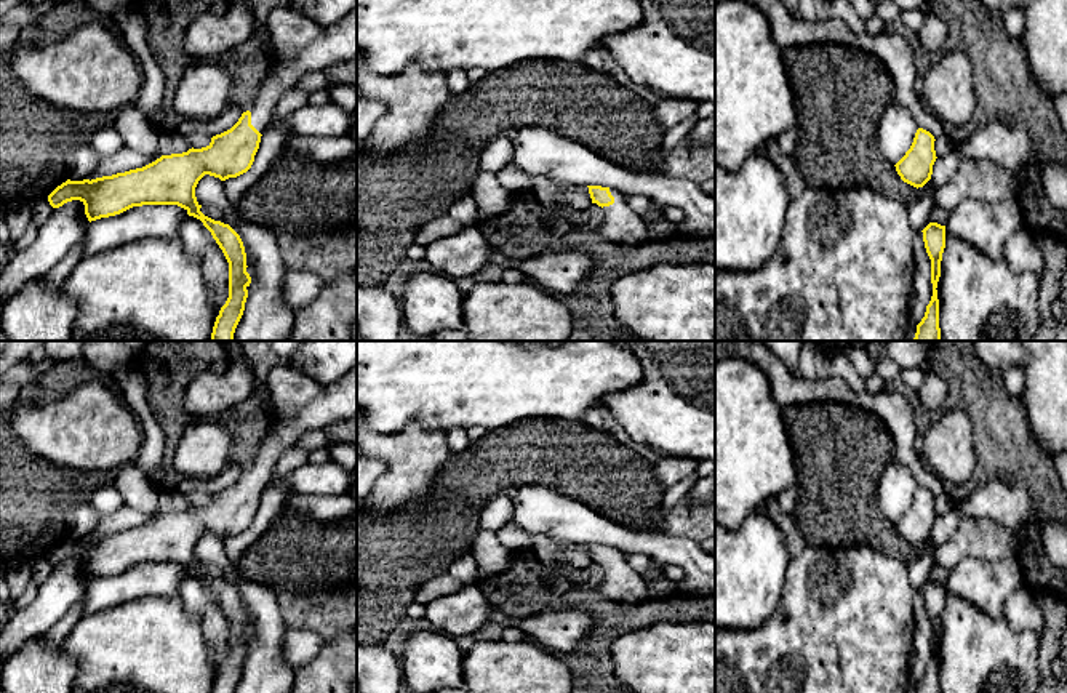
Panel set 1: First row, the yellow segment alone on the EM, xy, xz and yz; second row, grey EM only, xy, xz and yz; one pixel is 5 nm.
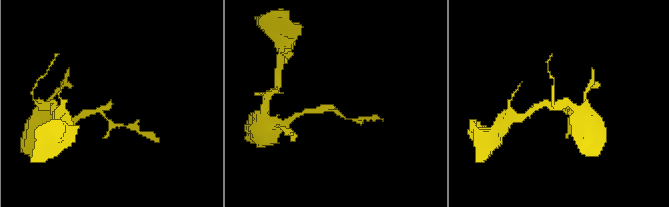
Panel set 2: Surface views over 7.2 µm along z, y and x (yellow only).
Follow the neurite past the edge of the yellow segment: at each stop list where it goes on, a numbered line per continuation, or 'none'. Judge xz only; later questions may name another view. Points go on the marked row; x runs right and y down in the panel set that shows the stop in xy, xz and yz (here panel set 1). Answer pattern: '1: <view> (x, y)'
1: xz (621, 224)

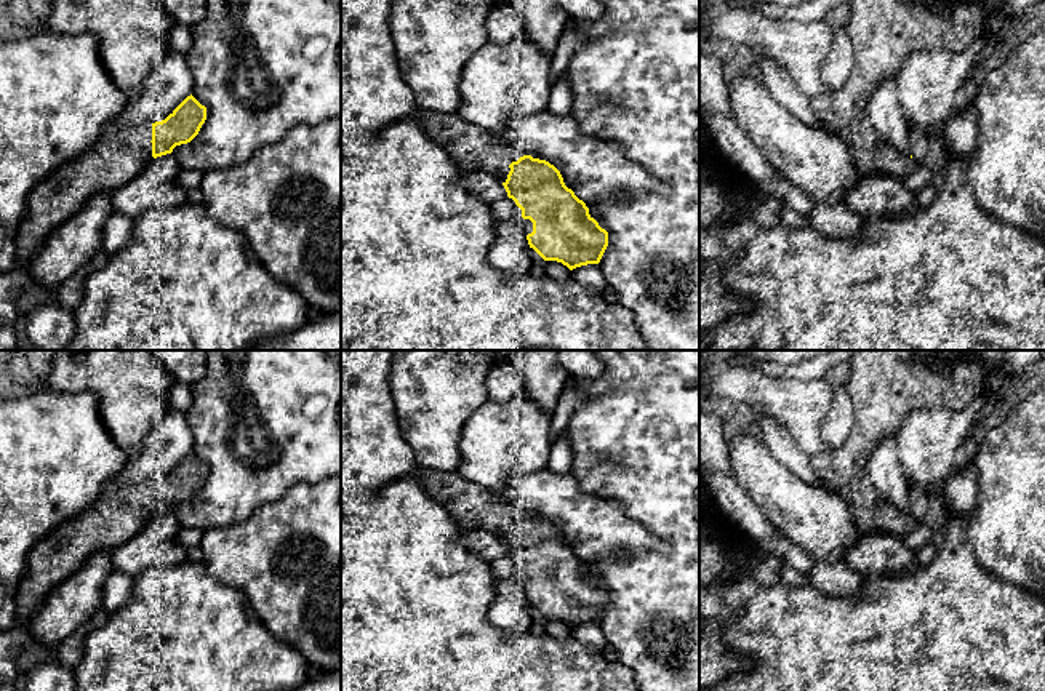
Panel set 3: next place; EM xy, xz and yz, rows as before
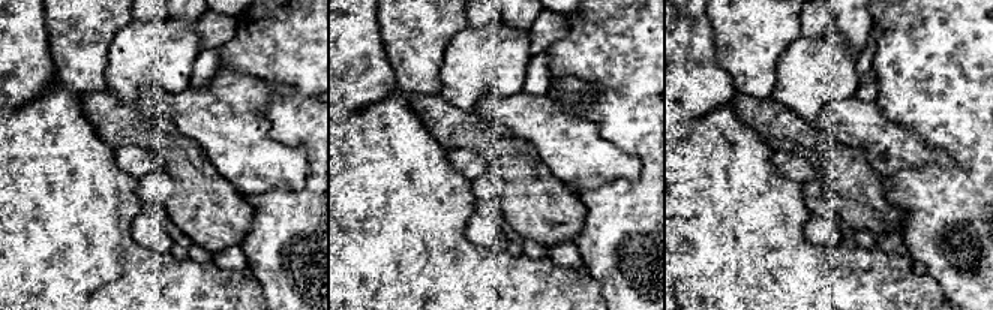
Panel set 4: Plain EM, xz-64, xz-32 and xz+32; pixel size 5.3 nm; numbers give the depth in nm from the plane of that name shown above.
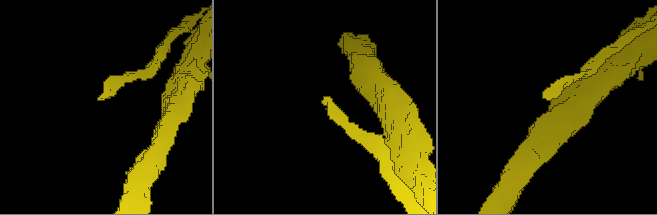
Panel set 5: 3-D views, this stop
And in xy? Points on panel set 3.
1: xy (122, 151)

